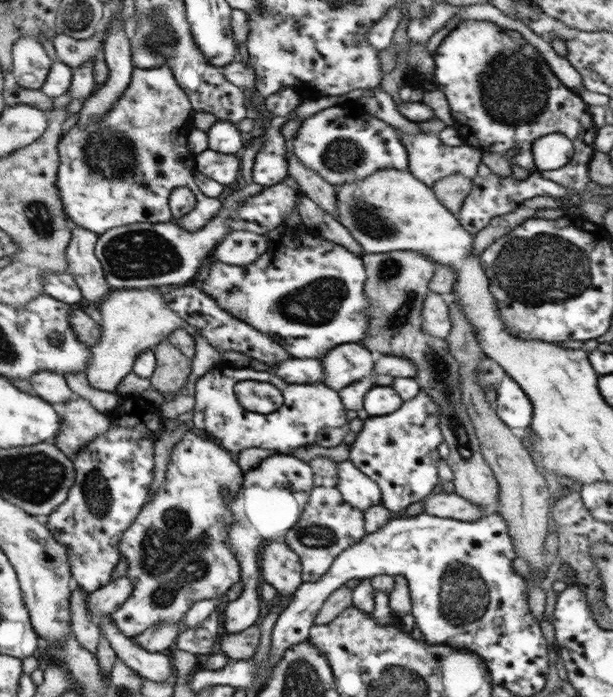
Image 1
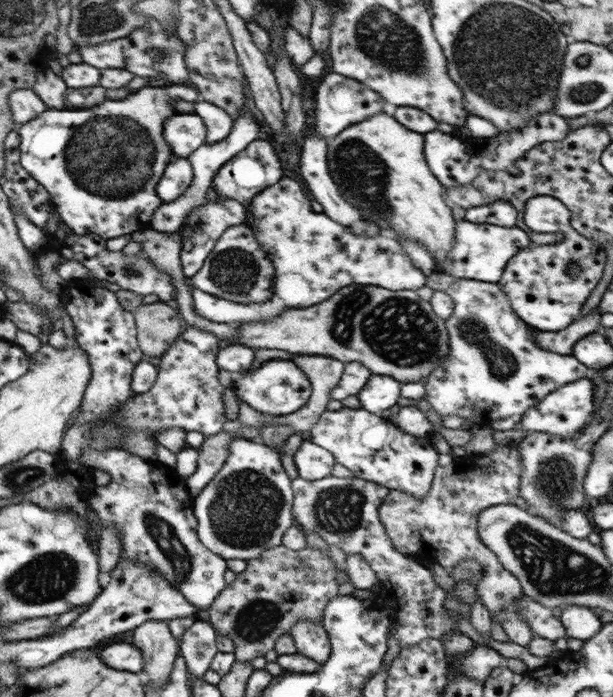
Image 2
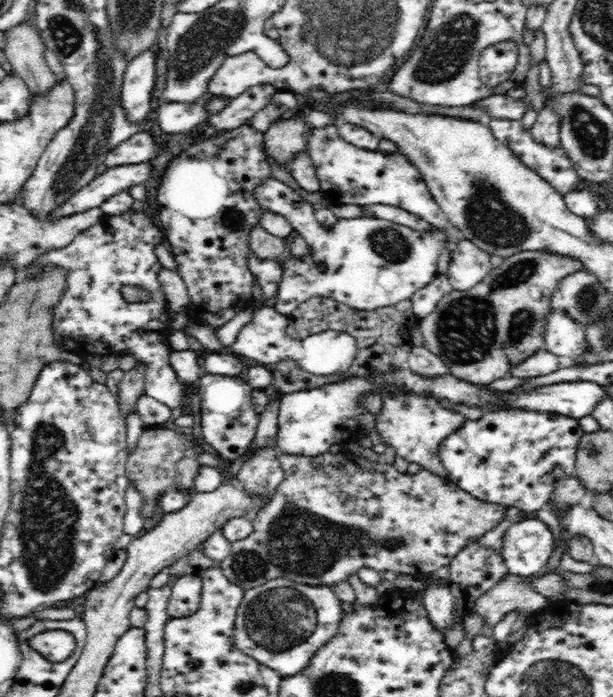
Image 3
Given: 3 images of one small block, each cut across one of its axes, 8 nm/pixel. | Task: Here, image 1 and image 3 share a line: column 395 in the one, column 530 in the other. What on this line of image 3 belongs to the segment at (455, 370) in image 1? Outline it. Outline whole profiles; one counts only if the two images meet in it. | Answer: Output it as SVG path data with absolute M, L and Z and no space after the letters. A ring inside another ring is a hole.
M524 251L503 259L498 268L492 269L470 290L452 289L444 294L436 310L420 320L425 348L442 359L454 378L468 384L485 386L509 378L514 368L544 347L551 296L562 278L578 271L584 271L584 261L550 251Z

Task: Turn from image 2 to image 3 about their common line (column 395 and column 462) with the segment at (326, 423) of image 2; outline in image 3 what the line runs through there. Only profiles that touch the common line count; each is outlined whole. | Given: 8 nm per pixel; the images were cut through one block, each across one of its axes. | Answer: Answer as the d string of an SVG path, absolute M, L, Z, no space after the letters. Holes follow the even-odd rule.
M509 408L484 413L480 420L467 420L457 432L448 436L437 450L445 478L463 492L484 503L532 513L548 507L557 480L575 474L576 453L585 431L578 419L566 415L532 412L526 408Z

